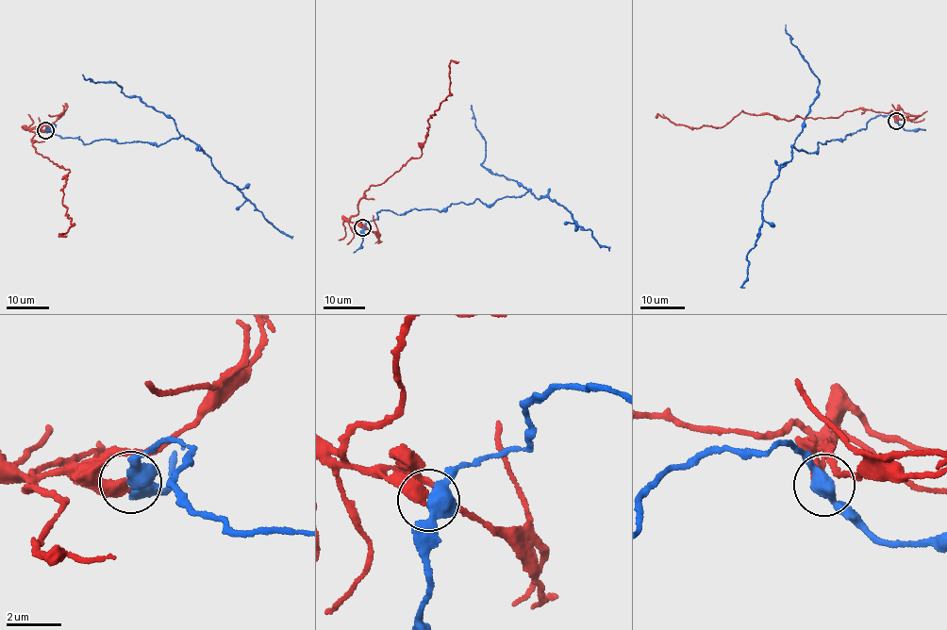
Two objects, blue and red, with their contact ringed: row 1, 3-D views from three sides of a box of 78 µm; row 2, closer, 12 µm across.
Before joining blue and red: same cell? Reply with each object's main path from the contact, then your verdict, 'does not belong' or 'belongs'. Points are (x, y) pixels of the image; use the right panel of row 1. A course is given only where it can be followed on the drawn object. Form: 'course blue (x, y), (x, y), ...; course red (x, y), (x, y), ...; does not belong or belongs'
course blue (896, 121), (879, 115), (844, 140), (819, 142), (816, 152), (792, 147), (763, 202), (744, 287); course red (896, 122), (897, 113), (859, 107), (837, 117), (789, 121), (744, 112), (724, 125), (699, 128), (656, 117); does not belong

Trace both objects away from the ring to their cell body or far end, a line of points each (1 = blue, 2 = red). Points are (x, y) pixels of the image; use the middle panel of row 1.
1: (363, 226), (381, 210), (441, 212), (452, 204), (490, 205), (529, 190), (565, 207), (609, 250)
2: (362, 227), (350, 221), (357, 213), (359, 199), (421, 156), (429, 115), (450, 91), (450, 63), (458, 62)

